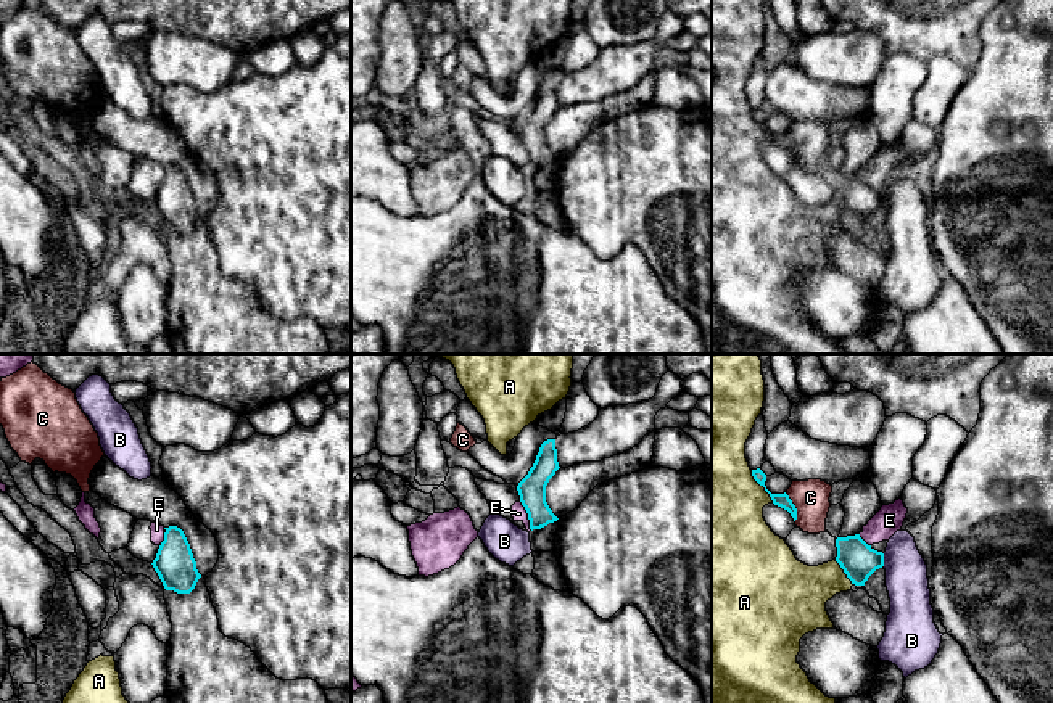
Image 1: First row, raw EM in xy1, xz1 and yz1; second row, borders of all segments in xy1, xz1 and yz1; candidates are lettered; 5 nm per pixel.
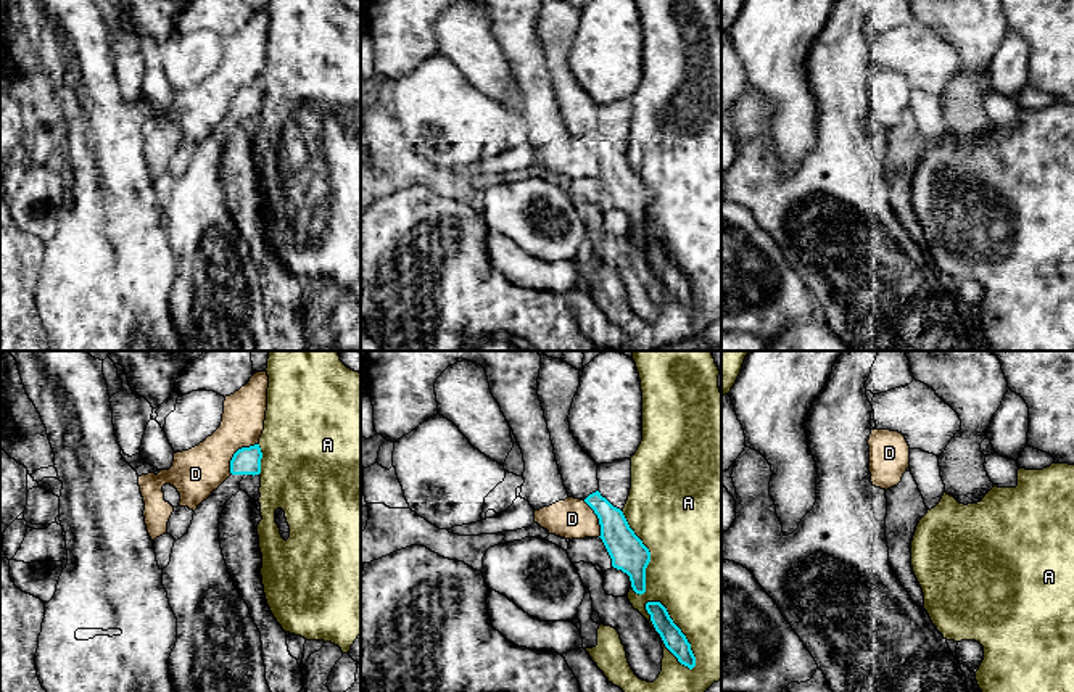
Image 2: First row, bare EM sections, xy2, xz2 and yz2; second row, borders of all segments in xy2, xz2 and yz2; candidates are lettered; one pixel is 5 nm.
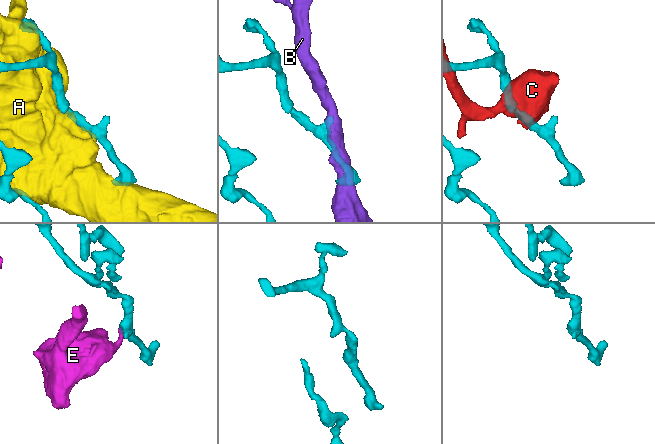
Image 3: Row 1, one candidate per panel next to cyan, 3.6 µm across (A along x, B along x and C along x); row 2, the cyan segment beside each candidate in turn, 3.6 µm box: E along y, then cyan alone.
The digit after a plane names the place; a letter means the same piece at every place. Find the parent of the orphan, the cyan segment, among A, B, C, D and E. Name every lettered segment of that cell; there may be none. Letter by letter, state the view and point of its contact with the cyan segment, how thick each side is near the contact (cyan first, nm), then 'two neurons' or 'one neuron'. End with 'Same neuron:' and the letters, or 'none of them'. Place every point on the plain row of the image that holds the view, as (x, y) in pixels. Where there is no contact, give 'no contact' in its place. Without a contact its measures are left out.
A: meets cyan in xz2 at (660, 275); 110 nm thick on the cyan side, 320 nm on the other; two neurons
B: meets cyan in yz1 at (883, 200); 180 nm thick on the cyan side, 220 nm on the other; two neurons
C: meets cyan in yz1 at (794, 147); 70 nm thick on the cyan side, 180 nm on the other; two neurons
D: meets cyan in xy2 at (235, 92); 140 nm thick on the cyan side, 240 nm on the other; two neurons
E: meets cyan in xz1 at (528, 155); 140 nm thick on the cyan side, 80 nm on the other; two neurons
Same neuron: none of them

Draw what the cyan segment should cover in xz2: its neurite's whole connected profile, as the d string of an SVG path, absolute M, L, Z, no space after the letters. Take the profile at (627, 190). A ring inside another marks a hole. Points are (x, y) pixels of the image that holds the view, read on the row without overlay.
M541 0L538 35L551 72L556 101L568 137L585 140L597 154L601 179L612 206L630 216L636 233L646 232L646 208L651 192L630 167L623 151L601 135L597 103L570 71L570 48L580 26L580 10L564 0Z

